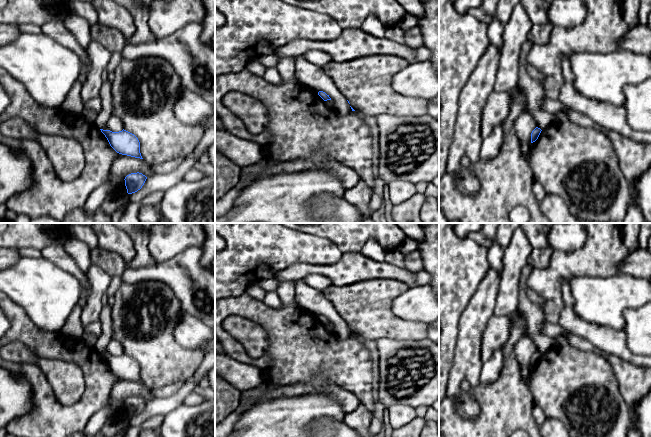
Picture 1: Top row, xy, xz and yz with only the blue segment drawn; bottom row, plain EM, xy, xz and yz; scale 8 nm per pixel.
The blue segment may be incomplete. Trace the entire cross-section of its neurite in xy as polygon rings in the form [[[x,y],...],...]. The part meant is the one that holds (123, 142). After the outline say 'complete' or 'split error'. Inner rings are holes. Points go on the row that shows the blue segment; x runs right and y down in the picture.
[[[124,129],[119,132],[100,130],[117,153],[143,159],[140,153],[140,142],[134,134]]]; complete

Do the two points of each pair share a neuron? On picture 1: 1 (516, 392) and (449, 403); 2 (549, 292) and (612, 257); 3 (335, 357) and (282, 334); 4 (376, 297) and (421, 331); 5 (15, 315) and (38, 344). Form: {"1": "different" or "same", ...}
{"1": "same", "2": "same", "3": "same", "4": "same", "5": "same"}

